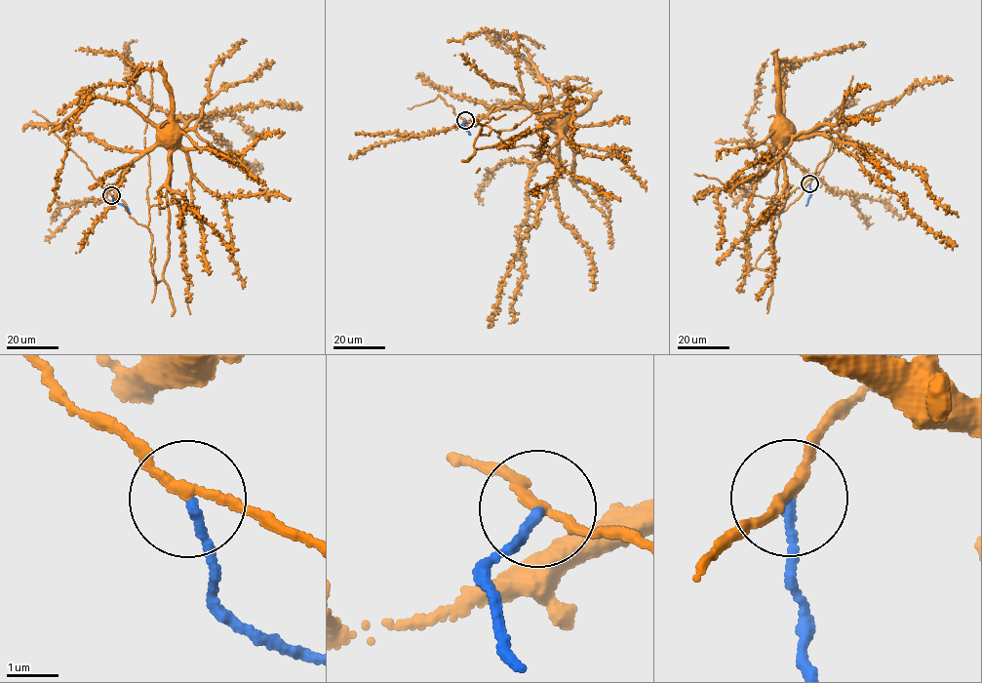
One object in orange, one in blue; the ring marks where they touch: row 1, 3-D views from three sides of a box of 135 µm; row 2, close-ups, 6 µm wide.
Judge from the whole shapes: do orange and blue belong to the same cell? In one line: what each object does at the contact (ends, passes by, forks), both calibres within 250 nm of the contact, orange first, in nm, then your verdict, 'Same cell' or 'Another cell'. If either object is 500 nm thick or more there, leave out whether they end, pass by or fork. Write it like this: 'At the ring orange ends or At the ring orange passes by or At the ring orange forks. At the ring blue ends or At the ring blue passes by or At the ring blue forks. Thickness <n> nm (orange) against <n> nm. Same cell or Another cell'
At the ring orange passes by. At the ring blue ends. Thickness 180 nm (orange) against 160 nm. Another cell

